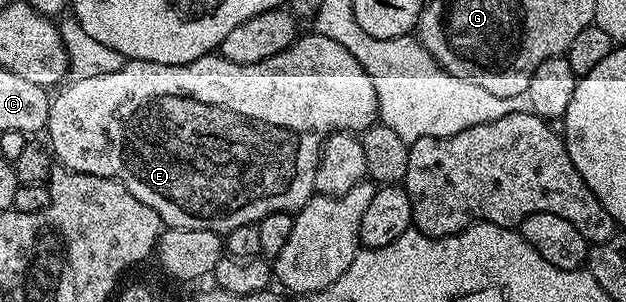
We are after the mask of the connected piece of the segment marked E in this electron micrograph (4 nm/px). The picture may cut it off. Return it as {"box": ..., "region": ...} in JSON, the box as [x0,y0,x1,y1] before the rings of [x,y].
{"box":[46,31,380,235],"region":[[[309,31],[308,34],[297,36],[292,46],[282,50],[278,55],[274,55],[265,61],[259,61],[253,65],[239,65],[238,63],[230,63],[225,57],[219,55],[209,55],[207,57],[199,57],[196,61],[191,61],[188,65],[163,65],[162,63],[150,63],[149,61],[125,60],[123,67],[118,71],[113,71],[106,75],[96,75],[93,78],[75,78],[69,80],[67,84],[59,90],[60,94],[53,96],[48,103],[48,124],[46,126],[46,134],[48,133],[47,144],[50,146],[51,152],[54,154],[55,160],[59,162],[65,169],[72,169],[76,173],[89,173],[90,175],[98,175],[99,177],[114,177],[117,181],[123,183],[126,191],[130,191],[130,195],[134,195],[134,199],[142,199],[142,203],[146,203],[146,207],[150,207],[160,217],[161,222],[170,229],[201,229],[202,231],[214,231],[221,235],[227,235],[234,231],[236,227],[243,225],[255,225],[261,221],[266,215],[274,215],[275,213],[291,213],[304,208],[304,204],[309,201],[316,193],[314,187],[314,179],[316,172],[320,166],[320,154],[324,151],[324,140],[332,133],[354,133],[363,134],[365,129],[372,128],[377,124],[378,114],[380,112],[380,104],[376,98],[374,85],[370,79],[370,75],[366,75],[366,71],[358,63],[358,59],[354,59],[354,55],[350,55],[350,51],[346,51],[346,47],[342,47],[342,43],[338,43],[334,39],[326,39],[326,35]]]}

